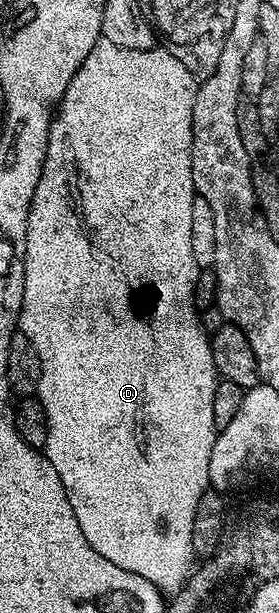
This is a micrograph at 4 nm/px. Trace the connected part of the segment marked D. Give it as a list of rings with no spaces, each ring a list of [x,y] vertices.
[[[98,39],[96,46],[84,58],[80,70],[68,82],[64,98],[56,105],[56,115],[50,122],[48,150],[44,166],[40,170],[40,182],[36,182],[36,194],[32,194],[28,226],[26,227],[26,253],[24,254],[24,298],[18,315],[18,328],[36,346],[40,354],[42,373],[36,393],[48,418],[48,438],[45,454],[48,462],[56,466],[60,482],[68,494],[72,514],[88,538],[88,546],[96,554],[108,558],[112,566],[138,574],[152,582],[163,594],[173,594],[190,579],[196,564],[192,546],[192,522],[196,518],[196,506],[210,488],[208,458],[212,458],[212,446],[216,429],[212,418],[212,394],[220,379],[212,362],[210,336],[199,320],[194,306],[193,288],[196,286],[199,266],[192,258],[192,202],[196,195],[192,182],[192,106],[198,84],[196,77],[165,47],[155,46],[149,52],[124,50],[124,46],[112,46],[112,42]]]

